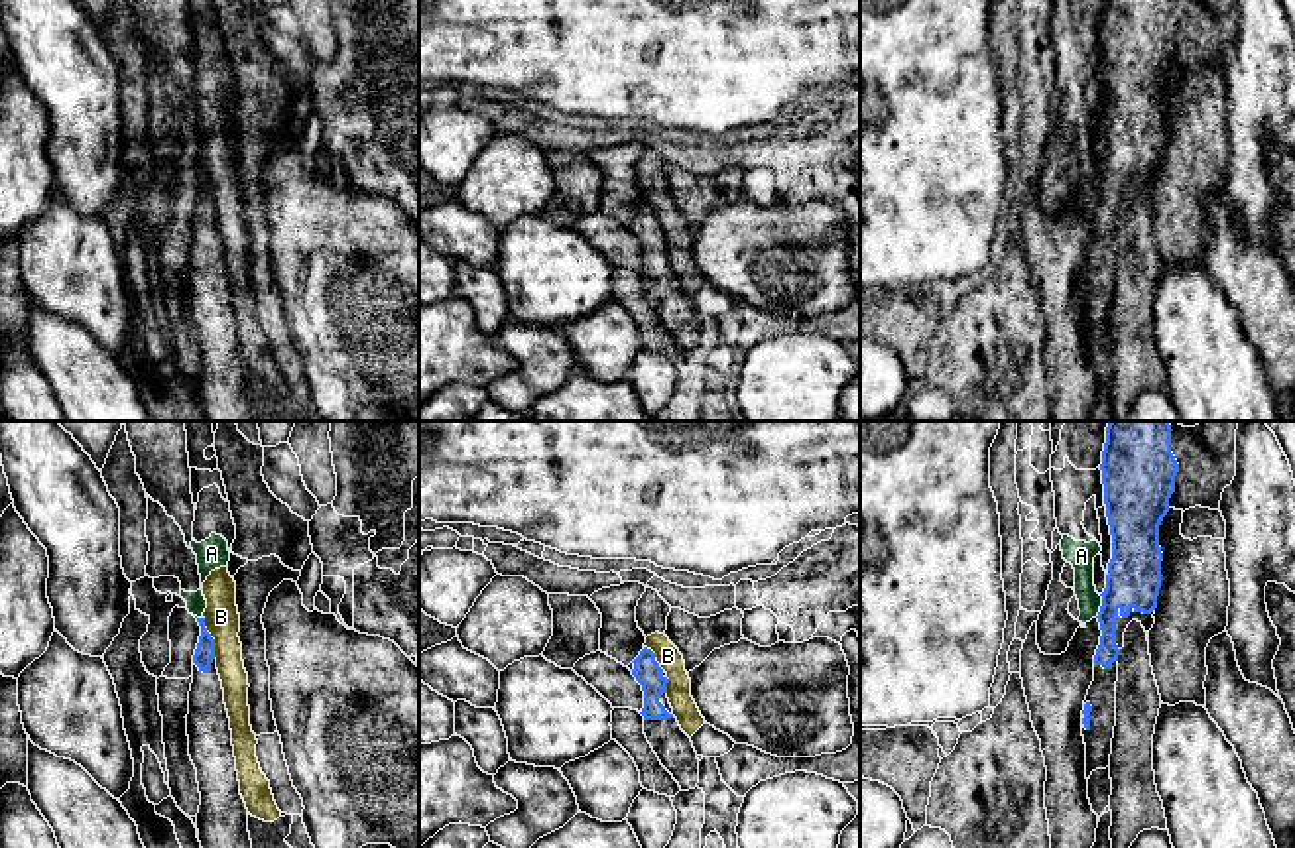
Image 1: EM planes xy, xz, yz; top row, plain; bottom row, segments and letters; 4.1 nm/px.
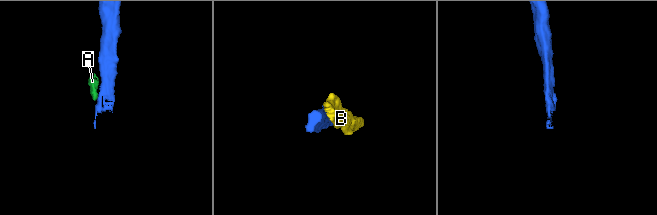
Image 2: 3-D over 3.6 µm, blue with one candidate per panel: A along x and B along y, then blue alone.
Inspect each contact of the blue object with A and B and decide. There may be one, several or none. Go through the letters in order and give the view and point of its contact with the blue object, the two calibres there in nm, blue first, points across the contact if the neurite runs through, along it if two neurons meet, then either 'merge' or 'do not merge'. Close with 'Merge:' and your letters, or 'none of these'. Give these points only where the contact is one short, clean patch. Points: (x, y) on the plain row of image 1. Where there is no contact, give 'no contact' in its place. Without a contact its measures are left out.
A: meets blue in yz at (1101, 166); 220 nm thick on the blue side, 110 nm on the other; border along yz (1101, 154), (1101, 170), (1095, 176); do not merge
B: meets blue in xy at (211, 197); 80 nm thick on the blue side, 140 nm on the other; do not merge
Merge: none of these

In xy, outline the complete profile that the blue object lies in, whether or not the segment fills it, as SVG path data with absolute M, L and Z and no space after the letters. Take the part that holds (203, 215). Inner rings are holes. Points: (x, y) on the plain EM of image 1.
M197 177L197 181L201 185L201 195L193 214L187 295L189 315L197 329L197 342L201 352L201 364L197 372L199 401L205 411L205 421L252 421L248 368L240 354L230 277L215 218L215 199L205 187L205 177Z

